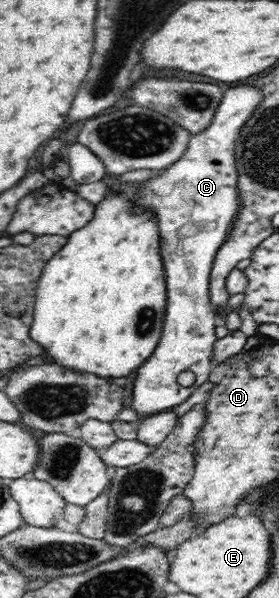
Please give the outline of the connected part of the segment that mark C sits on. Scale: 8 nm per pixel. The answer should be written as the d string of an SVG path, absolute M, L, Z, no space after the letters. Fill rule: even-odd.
M237 86L237 88L229 88L229 90L225 90L223 100L221 100L221 103L217 107L213 120L208 124L208 127L205 128L203 132L190 136L188 149L184 152L183 156L181 156L181 159L165 168L165 170L162 170L163 174L161 174L161 176L159 176L159 174L152 175L146 180L139 182L135 192L130 194L130 196L125 196L129 199L129 211L131 211L131 213L149 211L149 213L157 219L157 230L159 230L159 234L161 234L161 240L159 240L159 255L161 255L161 263L163 263L163 277L165 277L166 308L161 338L159 344L155 347L153 354L136 370L137 378L134 382L132 407L140 414L141 418L143 416L149 416L149 414L155 414L155 412L161 412L161 410L167 408L175 408L177 404L181 404L181 402L183 402L186 398L189 398L189 396L191 396L198 387L208 380L209 375L211 374L213 367L212 356L214 344L218 338L216 335L216 312L210 298L210 276L217 251L220 251L220 248L228 241L230 232L232 231L232 228L236 223L236 218L240 213L240 206L242 205L242 202L240 201L240 189L238 188L238 171L236 168L237 138L240 136L243 125L251 116L254 108L257 108L257 105L261 103L261 100L261 92L255 88L251 88L251 86ZM185 370L189 370L189 372L193 372L193 374L195 374L195 381L189 387L183 387L177 383L177 376L179 376L181 372L185 372Z

